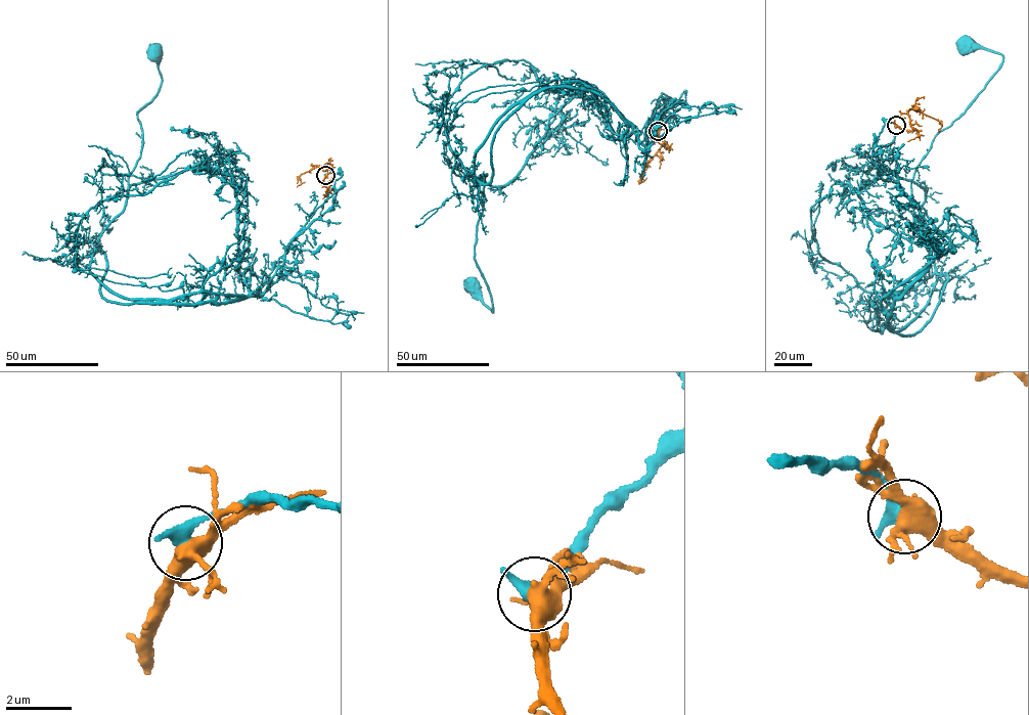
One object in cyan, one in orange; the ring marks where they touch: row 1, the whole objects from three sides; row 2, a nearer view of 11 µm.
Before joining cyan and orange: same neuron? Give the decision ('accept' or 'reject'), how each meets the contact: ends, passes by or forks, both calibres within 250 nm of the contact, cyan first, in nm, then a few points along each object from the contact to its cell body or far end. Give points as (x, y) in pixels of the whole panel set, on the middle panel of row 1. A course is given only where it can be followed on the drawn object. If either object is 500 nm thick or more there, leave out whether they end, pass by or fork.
reject; cyan passes by; orange forks; calibres 300 and 420 nm; course cyan (658, 131), (664, 93), (645, 145), (571, 98), (520, 173), (480, 179), (474, 257), (492, 312), (473, 285); course orange (658, 131), (659, 137), (667, 144), (647, 164), (639, 180), (642, 182), (640, 177)

